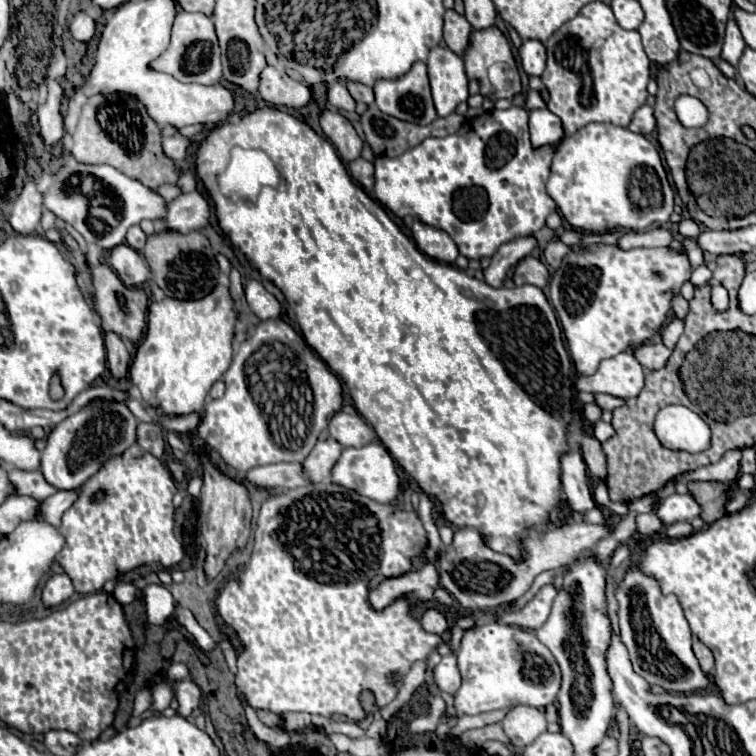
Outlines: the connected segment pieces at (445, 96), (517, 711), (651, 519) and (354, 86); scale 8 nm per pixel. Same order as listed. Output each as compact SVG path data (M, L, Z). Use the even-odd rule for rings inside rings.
M434 46L426 66L438 116L448 116L460 102L466 102L468 98L468 78L462 58L456 56L450 48Z
M516 704L504 716L502 728L514 746L524 748L534 742L538 734L546 732L546 716L534 706Z
M650 512L650 514L640 514L640 516L636 518L636 526L638 526L638 532L640 532L640 534L652 536L652 534L660 532L664 524L662 524L662 520L660 520L654 512Z
M348 82L346 88L356 102L364 102L368 106L374 104L374 90L370 86L364 86L364 84L358 84L358 82Z

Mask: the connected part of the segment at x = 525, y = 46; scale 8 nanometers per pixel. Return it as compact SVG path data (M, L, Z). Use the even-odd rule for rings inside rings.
M524 40L518 52L524 72L528 76L542 76L546 66L546 46L540 40Z

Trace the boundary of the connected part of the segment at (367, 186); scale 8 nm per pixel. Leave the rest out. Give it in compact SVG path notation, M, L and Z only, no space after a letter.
M358 158L348 164L348 172L366 192L372 192L372 186L374 186L374 164L372 162Z

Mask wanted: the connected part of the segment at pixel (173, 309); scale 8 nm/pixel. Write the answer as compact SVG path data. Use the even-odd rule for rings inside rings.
M216 284L216 288L200 300L174 300L164 298L152 302L148 308L148 330L138 346L136 358L130 366L130 380L142 392L142 400L154 408L158 414L190 414L202 412L206 394L212 384L222 378L232 360L232 340L236 324L236 306L226 286Z

